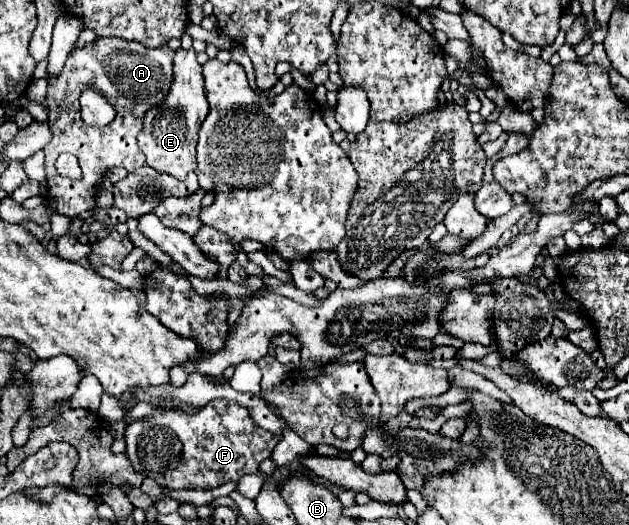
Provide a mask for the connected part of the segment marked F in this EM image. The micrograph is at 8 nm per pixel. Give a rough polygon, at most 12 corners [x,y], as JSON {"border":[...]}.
{"border":[[225,399],[125,429],[133,469],[209,491],[261,473],[281,435]]}

